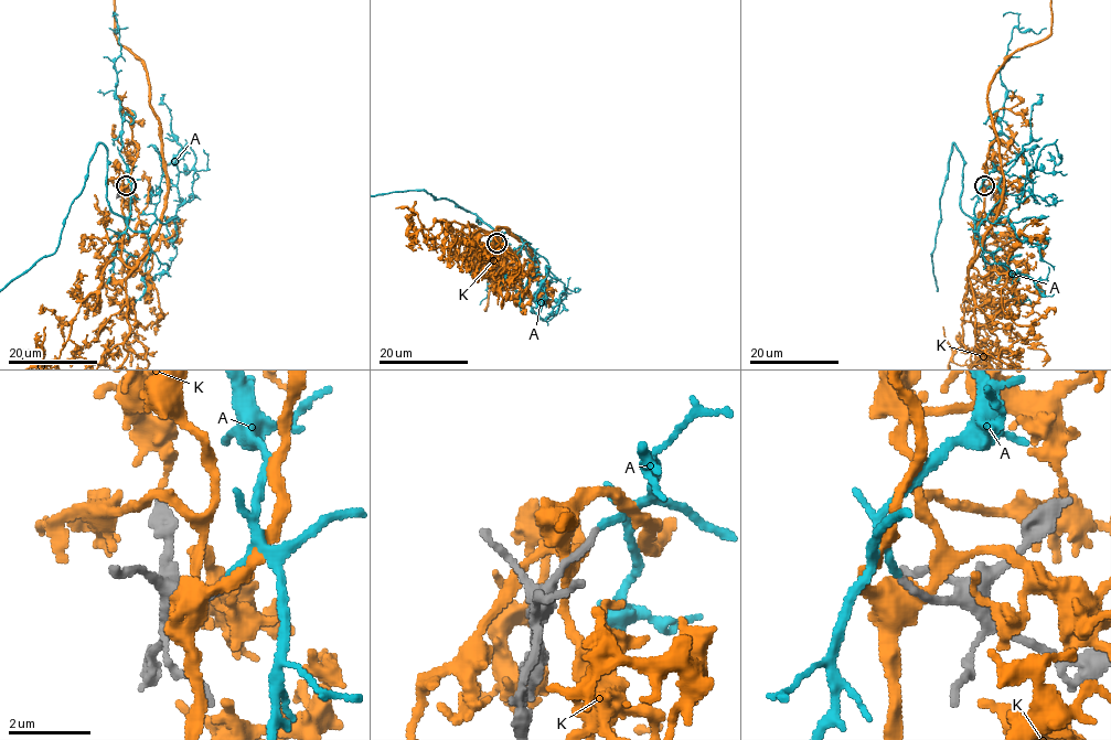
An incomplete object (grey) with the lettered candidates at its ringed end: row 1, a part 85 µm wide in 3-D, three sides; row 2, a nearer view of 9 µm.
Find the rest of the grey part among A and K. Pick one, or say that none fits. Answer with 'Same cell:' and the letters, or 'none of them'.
Same cell: A

